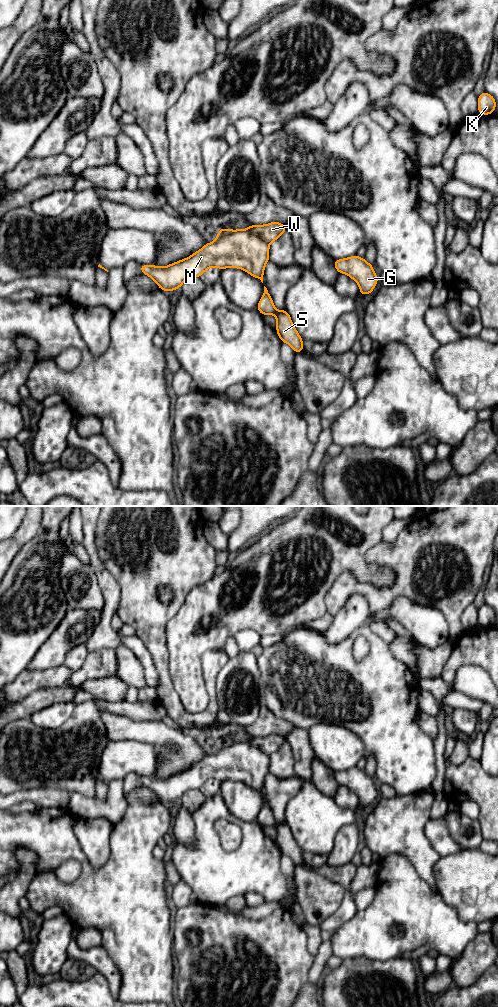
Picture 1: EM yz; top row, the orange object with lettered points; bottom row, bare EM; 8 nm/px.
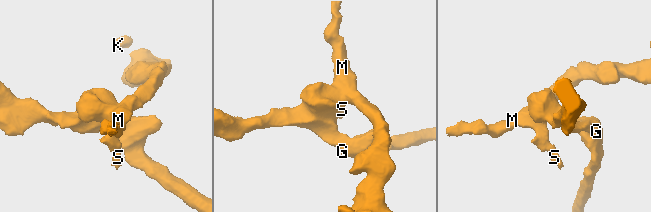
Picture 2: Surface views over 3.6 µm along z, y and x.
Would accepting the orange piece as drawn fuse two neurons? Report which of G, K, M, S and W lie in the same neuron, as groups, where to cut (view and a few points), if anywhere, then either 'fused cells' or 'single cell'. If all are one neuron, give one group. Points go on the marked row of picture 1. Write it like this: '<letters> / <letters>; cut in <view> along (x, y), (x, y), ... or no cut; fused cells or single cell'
G W / K M S; cut in yz along (248, 228), (251, 232), (260, 235), (269, 243); fused cells

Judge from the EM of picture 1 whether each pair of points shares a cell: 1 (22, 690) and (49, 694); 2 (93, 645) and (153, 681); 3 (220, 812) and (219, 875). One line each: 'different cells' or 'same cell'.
1: different cells
2: different cells
3: same cell

